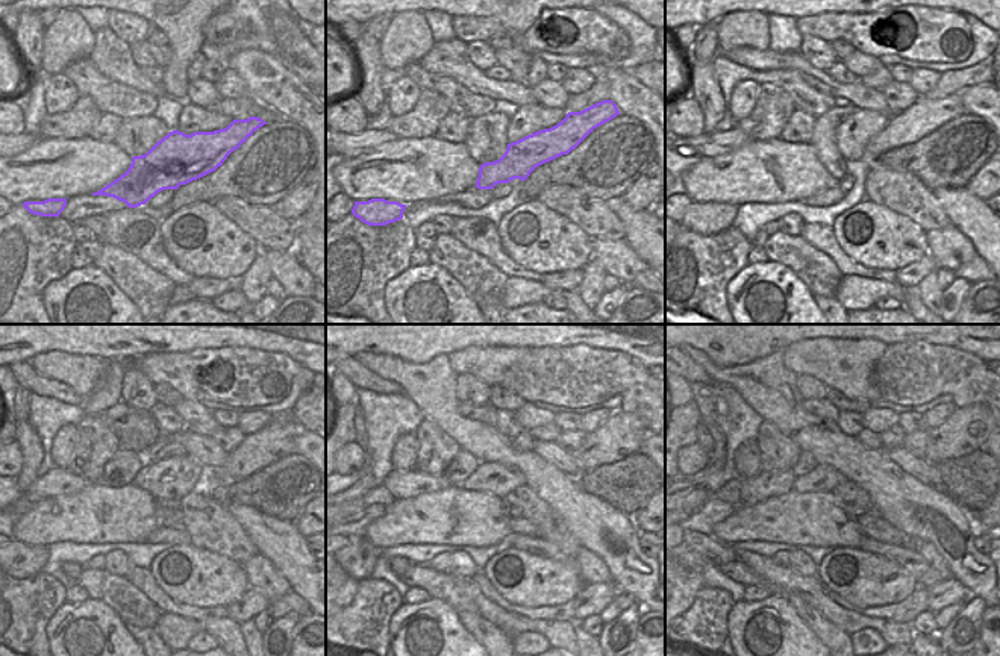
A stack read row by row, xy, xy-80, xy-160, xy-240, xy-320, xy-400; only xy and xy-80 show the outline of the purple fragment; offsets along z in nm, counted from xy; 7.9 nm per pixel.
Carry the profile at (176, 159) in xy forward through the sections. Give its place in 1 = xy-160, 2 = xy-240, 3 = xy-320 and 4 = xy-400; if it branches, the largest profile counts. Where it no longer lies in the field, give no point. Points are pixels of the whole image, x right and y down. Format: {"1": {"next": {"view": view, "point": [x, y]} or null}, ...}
{"1": {"next": {"view": "xy-160", "point": [926, 115]}}, "2": {"next": {"view": "xy-240", "point": [267, 446]}}, "3": {"next": {"view": "xy-320", "point": [621, 435]}}, "4": {"next": {"view": "xy-400", "point": [968, 429]}}}

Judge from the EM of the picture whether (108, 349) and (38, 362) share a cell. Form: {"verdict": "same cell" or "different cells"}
{"verdict": "different cells"}

